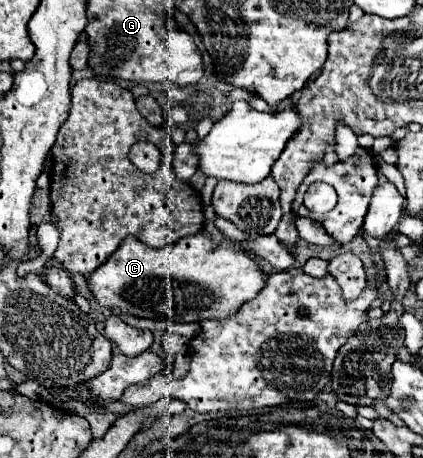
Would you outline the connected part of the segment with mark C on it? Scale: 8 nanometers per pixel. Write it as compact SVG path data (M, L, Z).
M200 232L164 248L150 248L138 238L128 236L118 246L118 250L98 270L94 270L90 278L86 278L86 282L100 306L110 306L112 310L116 308L138 318L166 322L200 322L202 318L222 318L226 314L234 314L234 310L238 310L242 302L248 302L248 298L254 298L254 294L262 290L262 286L266 284L266 276L240 246L214 246L210 238Z

